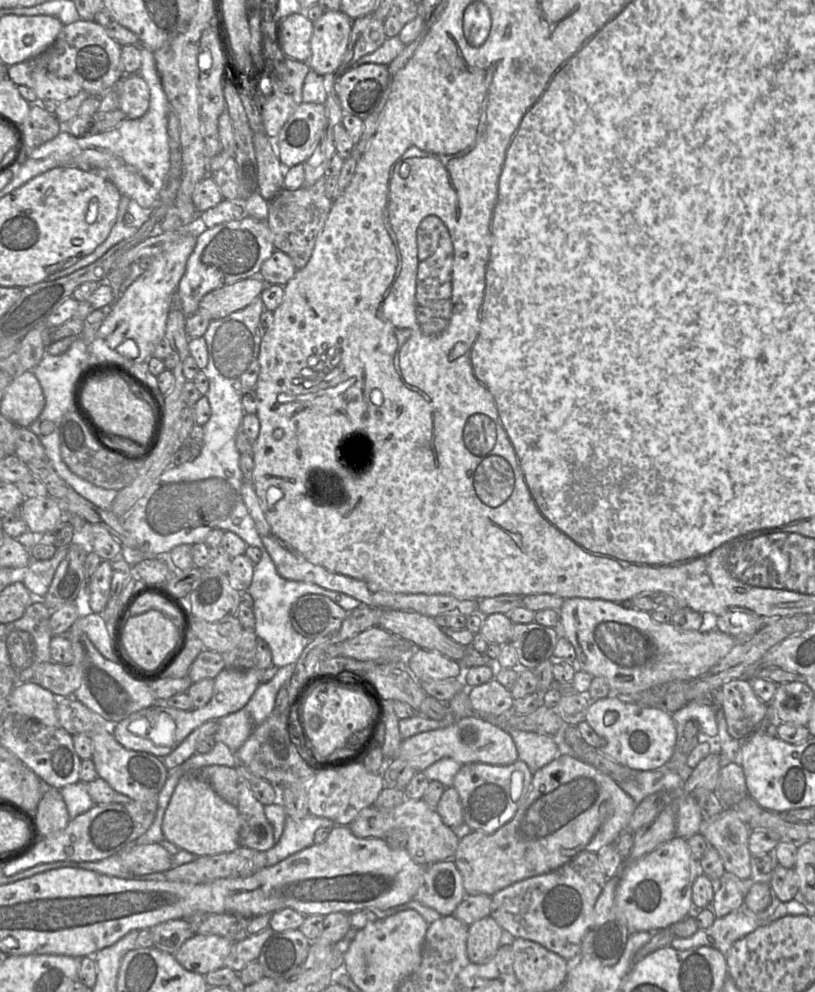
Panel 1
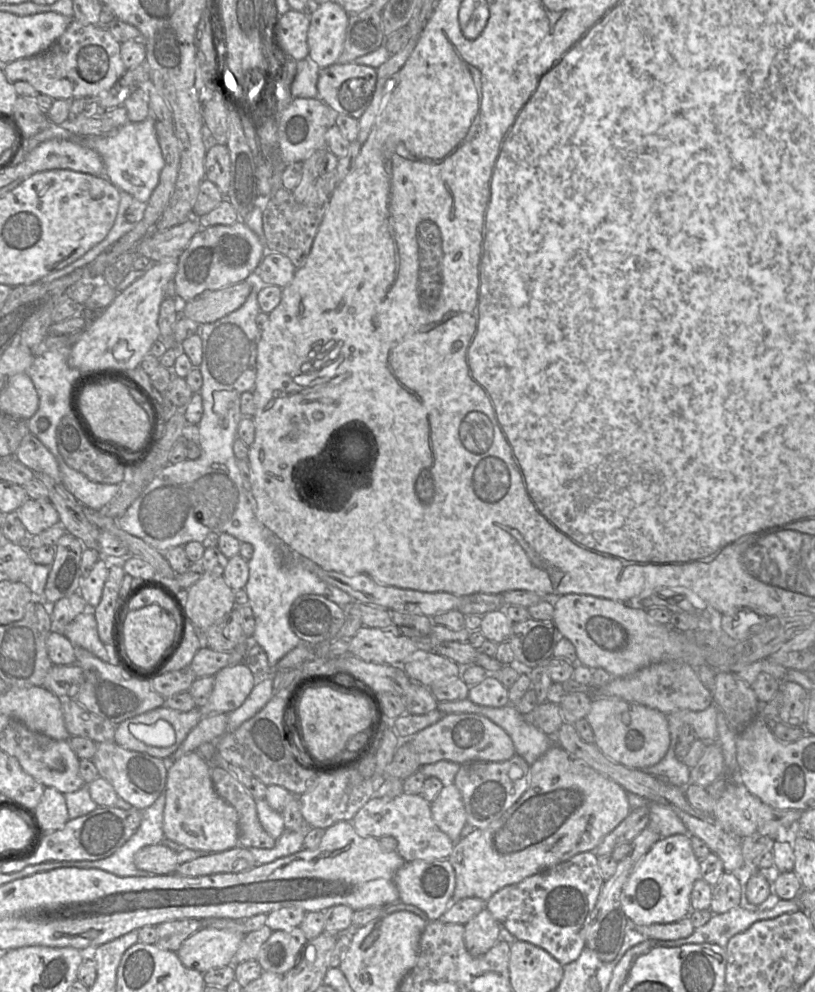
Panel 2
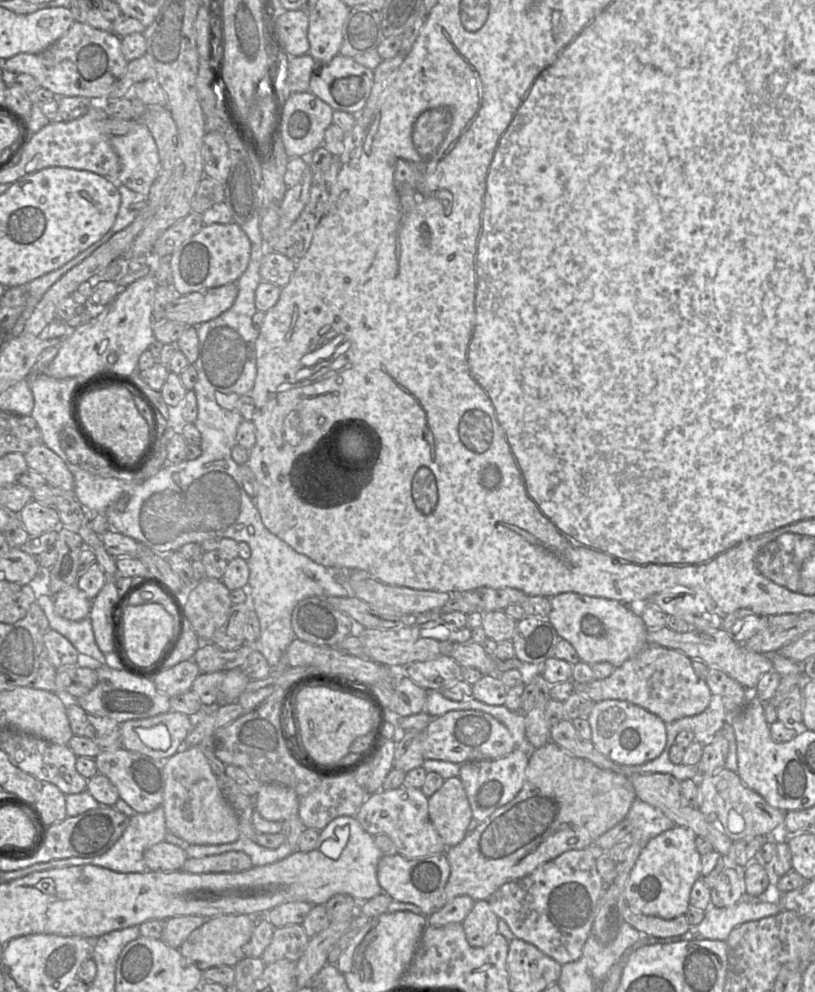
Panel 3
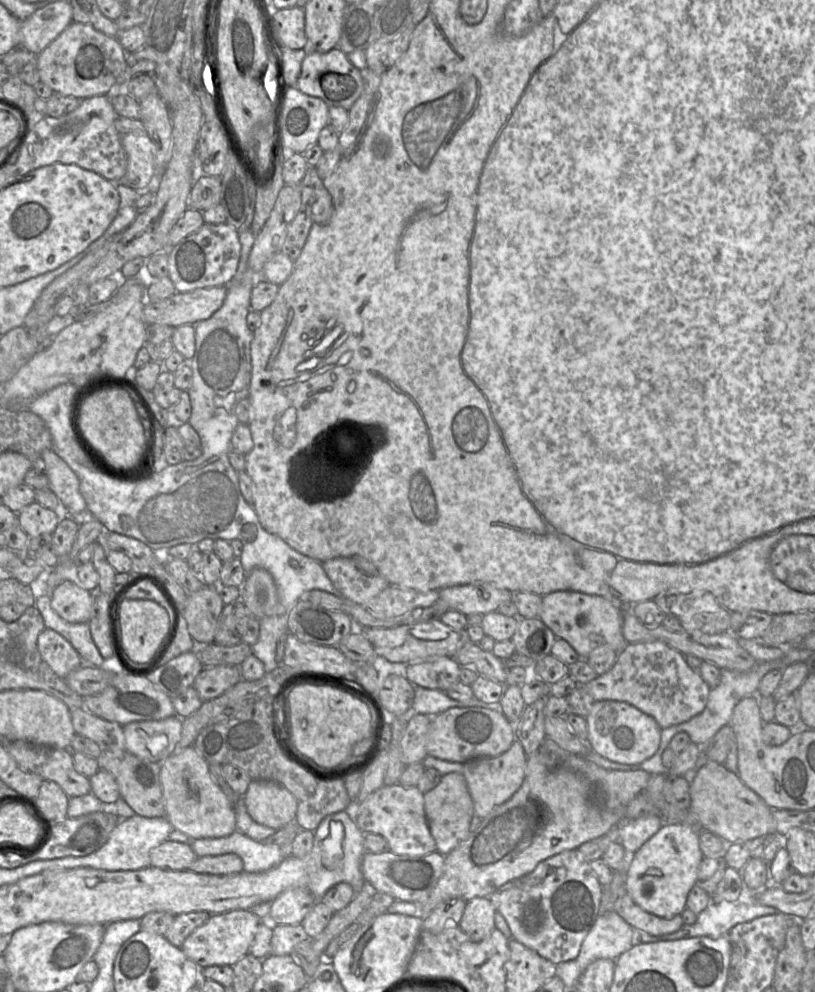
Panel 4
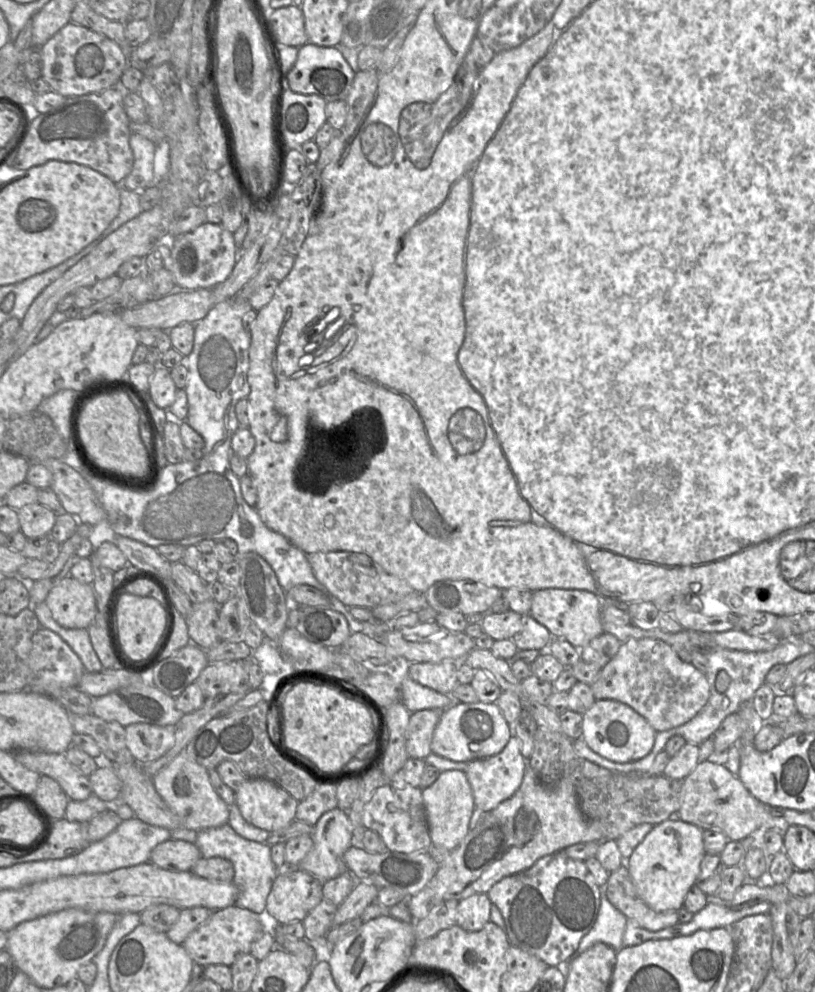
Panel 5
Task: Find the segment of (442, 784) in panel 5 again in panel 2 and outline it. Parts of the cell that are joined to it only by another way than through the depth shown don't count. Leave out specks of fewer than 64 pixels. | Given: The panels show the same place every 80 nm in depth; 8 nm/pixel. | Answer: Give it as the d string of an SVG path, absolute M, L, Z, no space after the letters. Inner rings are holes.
M455 784L444 786L431 802L430 809L438 828L453 842L457 842L461 838L461 830L467 824L467 818L461 793Z

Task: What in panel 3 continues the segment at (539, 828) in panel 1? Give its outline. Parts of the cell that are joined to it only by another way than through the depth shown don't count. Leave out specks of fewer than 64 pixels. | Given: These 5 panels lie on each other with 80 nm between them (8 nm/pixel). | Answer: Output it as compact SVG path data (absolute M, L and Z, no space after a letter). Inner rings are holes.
M553 741L535 749L529 756L526 779L517 795L480 822L459 844L447 848L445 854L450 875L444 888L446 903L462 895L468 895L475 901L488 900L502 885L529 875L562 853L585 849L626 818L636 799L630 776L602 769L585 758L567 752Z

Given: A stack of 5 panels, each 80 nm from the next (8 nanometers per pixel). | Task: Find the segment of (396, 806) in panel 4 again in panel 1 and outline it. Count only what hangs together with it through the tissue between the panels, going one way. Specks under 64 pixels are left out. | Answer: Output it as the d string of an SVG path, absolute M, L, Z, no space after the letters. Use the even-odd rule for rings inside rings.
M406 799L401 805L392 809L367 807L359 812L349 828L358 838L383 839L391 830L404 830L408 835L406 851L415 863L422 866L452 859L459 843L453 830L446 826L436 810L429 807L422 799Z

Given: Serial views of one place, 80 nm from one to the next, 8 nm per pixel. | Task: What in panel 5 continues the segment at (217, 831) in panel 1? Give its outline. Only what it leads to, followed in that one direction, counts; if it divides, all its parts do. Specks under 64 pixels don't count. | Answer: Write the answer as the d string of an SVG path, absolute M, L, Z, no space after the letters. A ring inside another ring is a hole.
M184 749L153 776L153 784L167 806L180 818L181 827L198 832L228 823L229 806L213 788L208 770L190 759Z

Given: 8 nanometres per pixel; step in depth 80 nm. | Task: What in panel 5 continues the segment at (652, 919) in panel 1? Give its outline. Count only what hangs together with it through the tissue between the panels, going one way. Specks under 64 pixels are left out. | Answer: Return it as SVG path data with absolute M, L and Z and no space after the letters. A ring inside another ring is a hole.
M674 817L654 825L652 830L634 849L629 859L625 859L625 861L638 896L650 908L658 912L678 911L683 907L688 891L696 883L700 873L701 861L705 854L703 829Z

